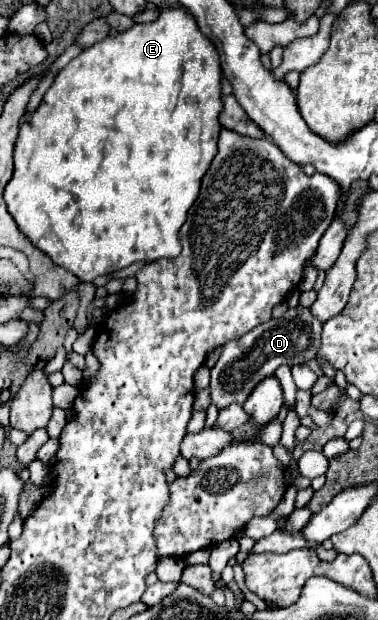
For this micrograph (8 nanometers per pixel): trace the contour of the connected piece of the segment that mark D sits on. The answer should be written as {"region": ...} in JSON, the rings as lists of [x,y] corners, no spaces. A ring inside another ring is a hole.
{"region":[[[296,306],[296,308],[288,308],[282,318],[278,318],[278,320],[272,318],[272,320],[260,324],[258,328],[250,330],[250,332],[248,332],[246,336],[242,336],[240,340],[228,342],[228,344],[224,346],[222,356],[218,358],[218,362],[216,362],[214,368],[210,370],[210,400],[212,400],[212,404],[214,404],[218,410],[222,410],[222,408],[226,408],[226,406],[230,406],[230,404],[234,404],[234,402],[236,402],[236,404],[244,404],[246,398],[248,398],[248,394],[252,392],[252,388],[254,388],[262,378],[274,374],[274,370],[276,370],[278,366],[282,366],[282,364],[288,364],[288,366],[306,364],[308,360],[312,360],[312,358],[316,356],[316,352],[318,352],[318,348],[320,348],[320,332],[322,332],[322,322],[312,316],[310,308],[300,308],[300,306]],[[234,346],[242,348],[242,358],[240,358],[240,360],[238,360],[238,356],[236,356]]]}

